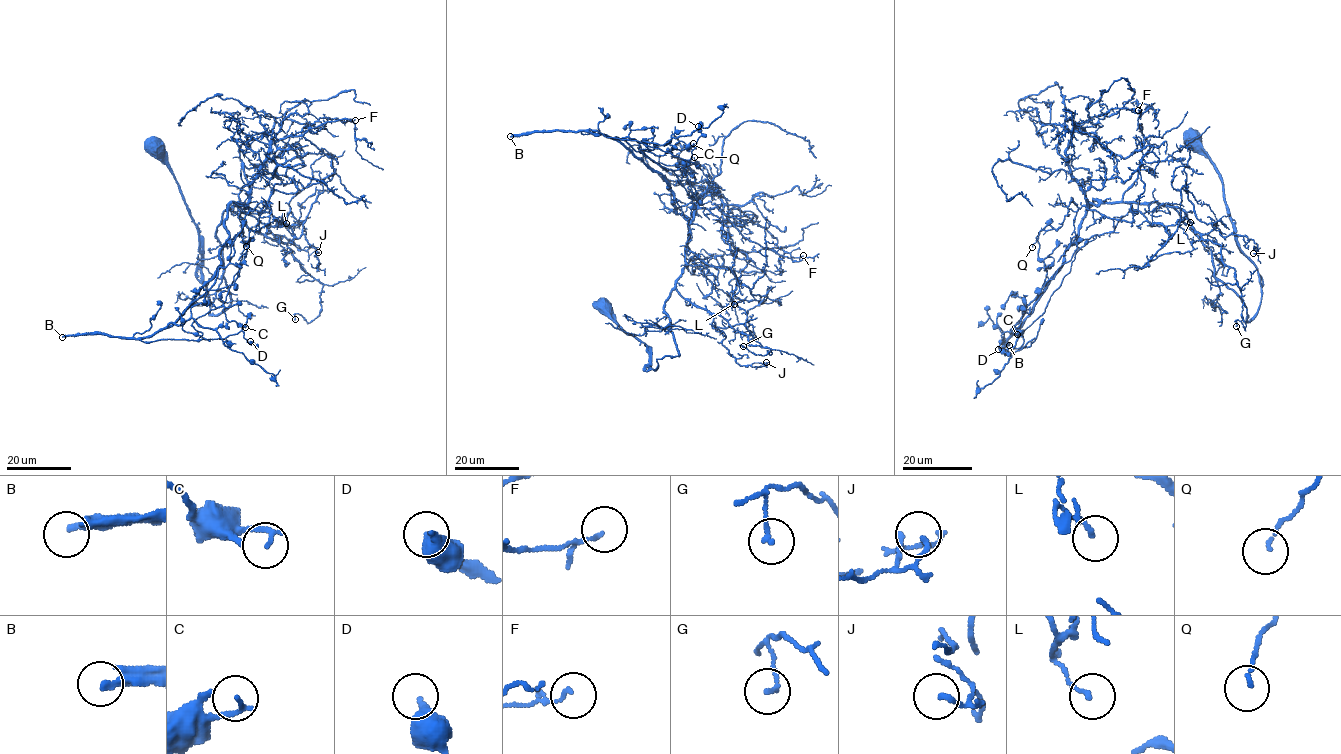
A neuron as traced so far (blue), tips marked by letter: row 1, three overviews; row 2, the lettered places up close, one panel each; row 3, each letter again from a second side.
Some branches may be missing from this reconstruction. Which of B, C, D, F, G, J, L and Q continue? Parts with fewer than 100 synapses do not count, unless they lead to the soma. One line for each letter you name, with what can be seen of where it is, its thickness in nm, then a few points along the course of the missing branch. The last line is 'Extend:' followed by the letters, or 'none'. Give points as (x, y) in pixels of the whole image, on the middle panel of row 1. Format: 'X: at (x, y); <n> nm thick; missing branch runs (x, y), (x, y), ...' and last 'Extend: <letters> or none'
B: at (510, 136); 280 nm thick
Extend: B

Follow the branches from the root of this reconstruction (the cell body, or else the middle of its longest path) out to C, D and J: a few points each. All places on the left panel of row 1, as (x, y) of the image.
C: (155, 141), (209, 313), (230, 303), (216, 227), (237, 205), (242, 228), (168, 325), (212, 303), (245, 327)
D: (155, 141), (198, 232), (209, 313), (230, 303), (216, 227), (237, 207), (240, 268), (192, 325), (250, 341)
J: (155, 141), (198, 232), (209, 313), (230, 303), (216, 234), (227, 209), (253, 230), (318, 252)

